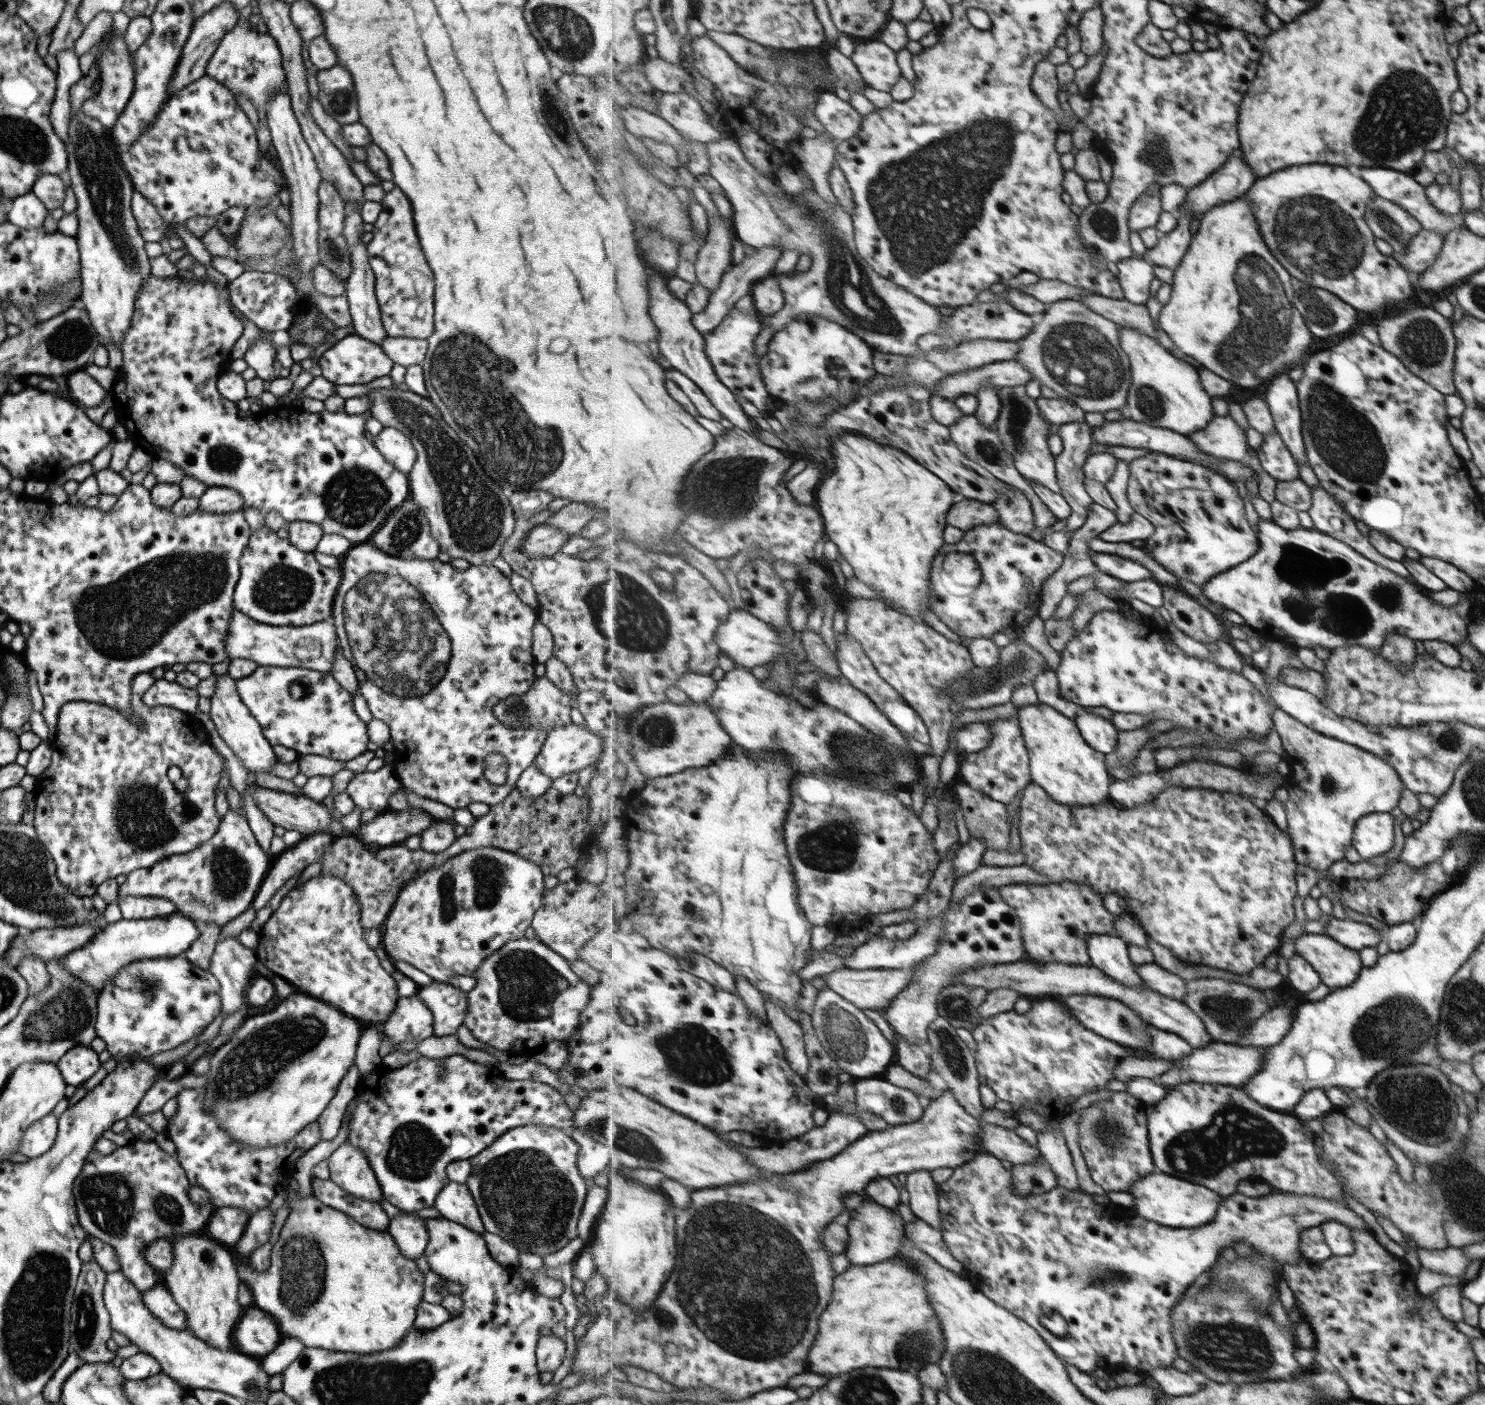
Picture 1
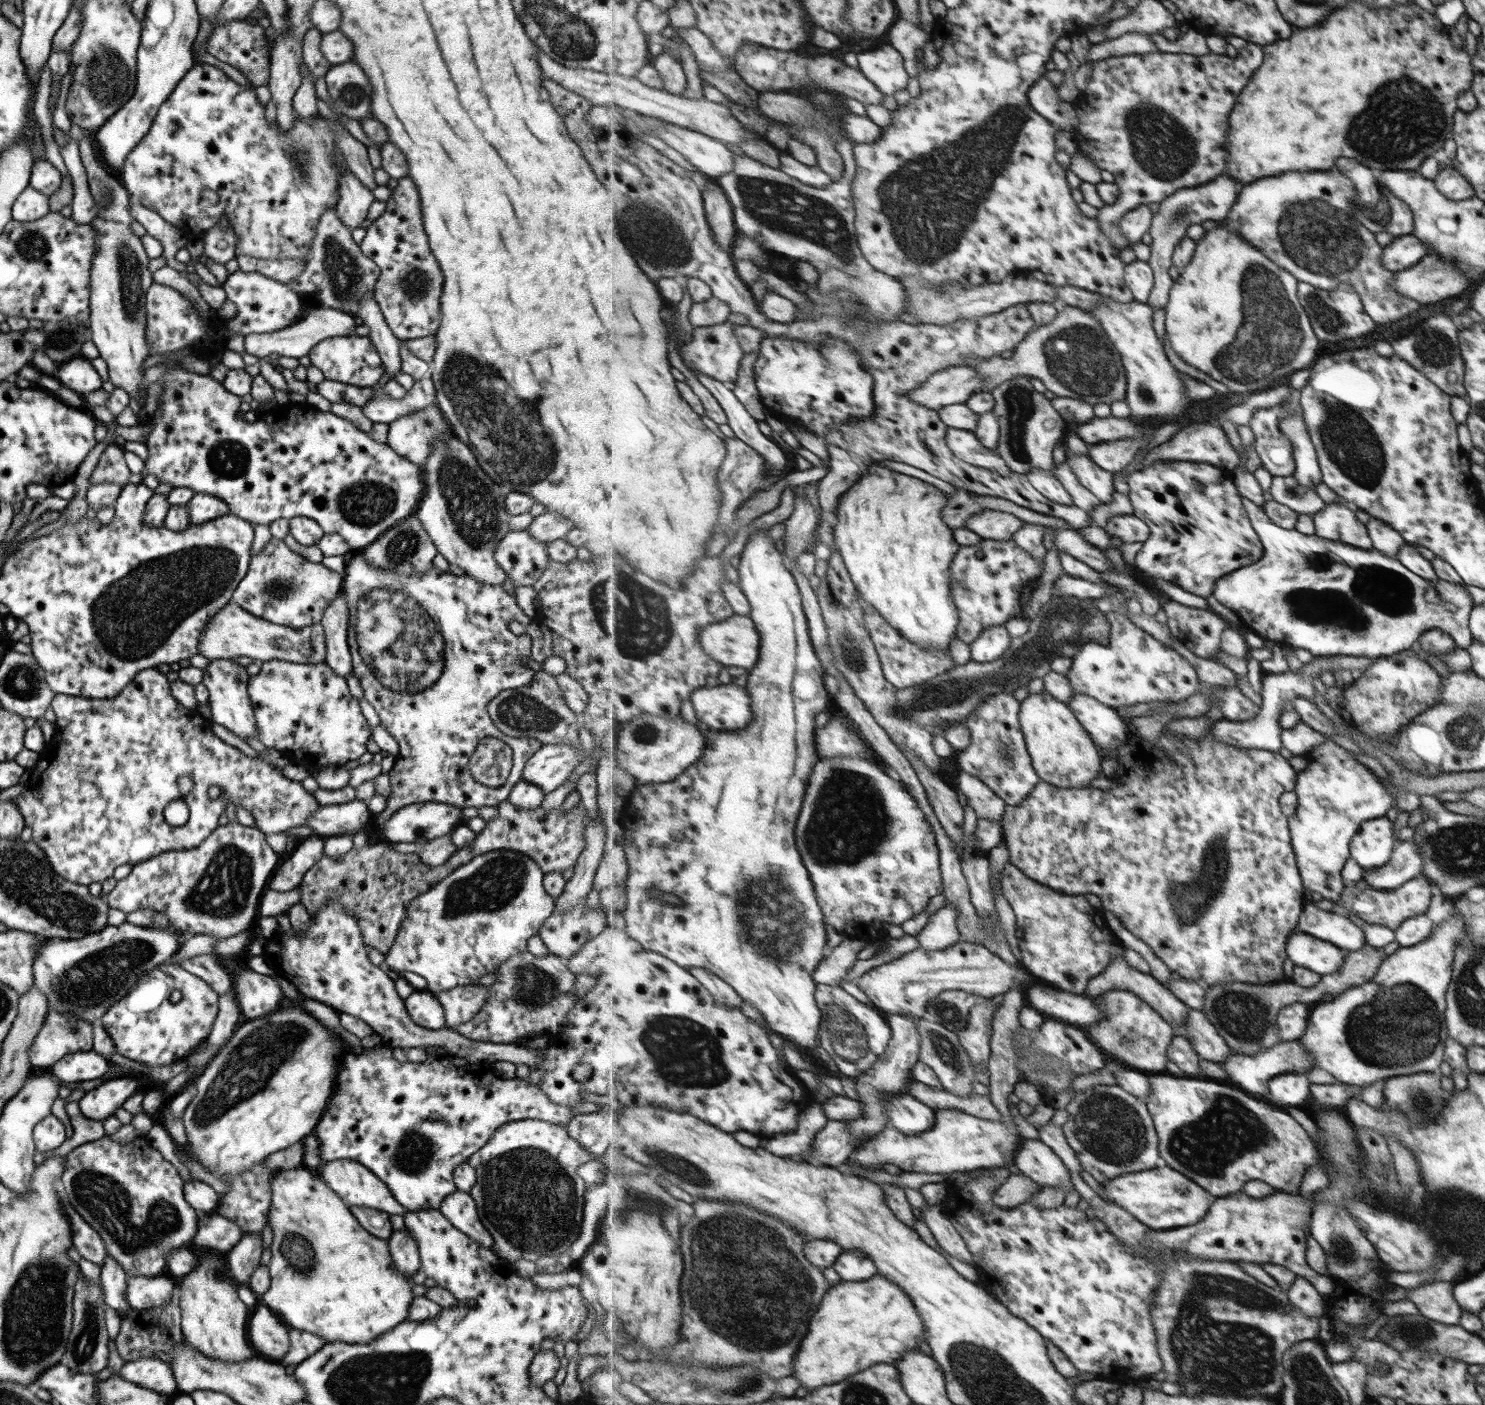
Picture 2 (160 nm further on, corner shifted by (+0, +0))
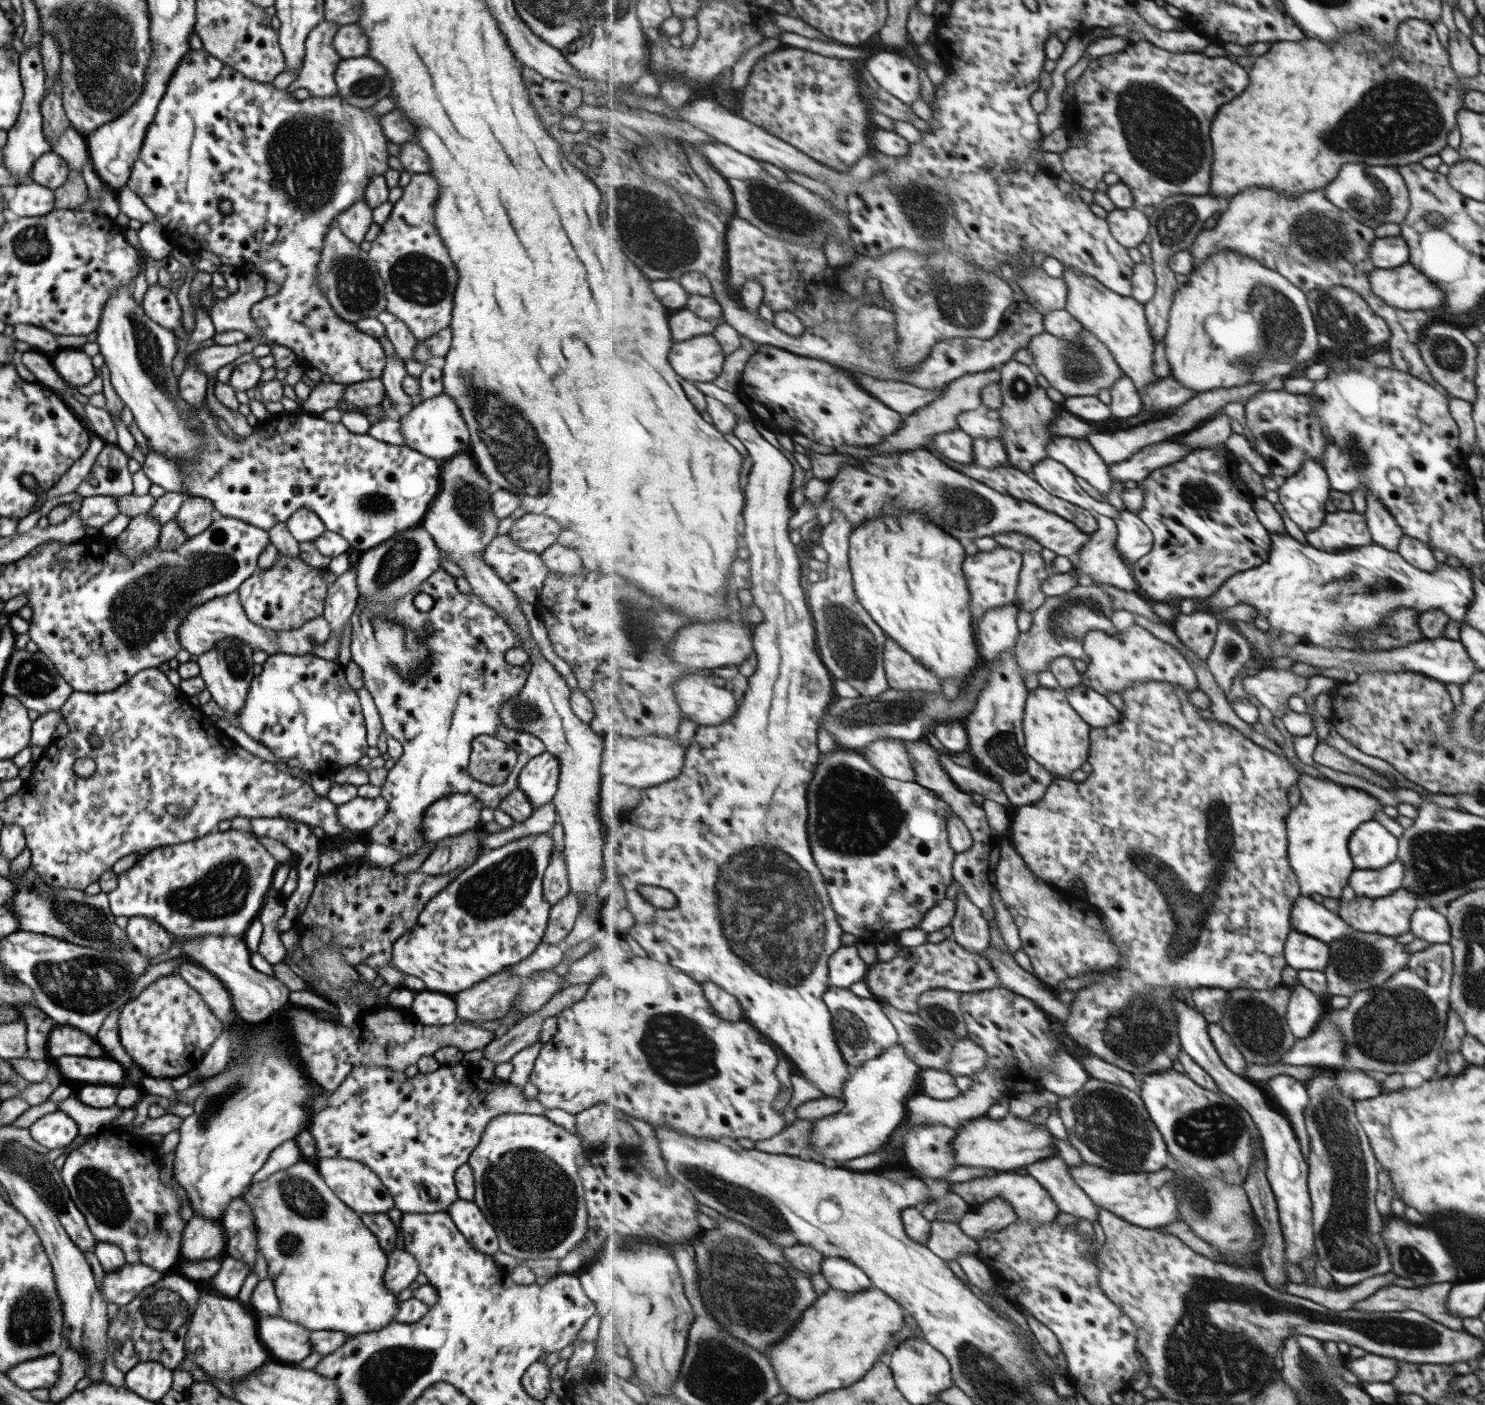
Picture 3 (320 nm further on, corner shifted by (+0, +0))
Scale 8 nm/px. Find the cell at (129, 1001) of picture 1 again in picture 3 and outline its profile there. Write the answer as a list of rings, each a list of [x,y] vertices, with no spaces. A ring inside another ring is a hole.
[[[176,972],[156,978],[141,990],[135,999],[125,1002],[117,1024],[121,1046],[144,1076],[153,1078],[191,1075],[222,1031],[222,1024],[215,1019],[215,1015],[211,1014],[201,995]]]

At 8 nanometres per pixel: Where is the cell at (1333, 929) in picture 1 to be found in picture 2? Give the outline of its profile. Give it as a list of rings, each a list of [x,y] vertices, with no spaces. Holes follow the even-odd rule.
[[[1313,903],[1307,904],[1305,913],[1298,920],[1298,933],[1304,933],[1324,942],[1333,943],[1343,951],[1353,952],[1365,944],[1362,930],[1345,916],[1323,912]]]

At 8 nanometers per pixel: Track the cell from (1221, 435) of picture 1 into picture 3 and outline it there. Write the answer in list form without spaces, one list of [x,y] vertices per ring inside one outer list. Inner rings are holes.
[[[1183,440],[1178,443],[1162,441],[1142,448],[1135,456],[1117,464],[1111,464],[1111,477],[1115,482],[1134,480],[1137,484],[1147,479],[1155,470],[1181,462],[1185,456],[1197,452],[1198,448],[1183,445]]]

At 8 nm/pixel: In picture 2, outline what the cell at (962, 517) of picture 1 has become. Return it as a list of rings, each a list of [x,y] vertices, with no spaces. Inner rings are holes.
[[[984,509],[968,520],[967,528],[983,539],[1011,541],[1023,529],[1023,520],[997,510]]]

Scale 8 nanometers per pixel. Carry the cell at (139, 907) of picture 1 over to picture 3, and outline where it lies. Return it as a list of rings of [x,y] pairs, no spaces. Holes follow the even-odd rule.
[[[129,917],[124,929],[127,940],[143,957],[153,958],[169,950],[172,937],[160,924],[144,917]]]

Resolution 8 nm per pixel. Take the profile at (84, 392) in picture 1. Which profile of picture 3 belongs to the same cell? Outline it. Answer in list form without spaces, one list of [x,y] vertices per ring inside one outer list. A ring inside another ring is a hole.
[[[72,348],[59,349],[51,361],[57,374],[74,387],[83,386],[95,378],[95,369],[91,365],[90,356]]]

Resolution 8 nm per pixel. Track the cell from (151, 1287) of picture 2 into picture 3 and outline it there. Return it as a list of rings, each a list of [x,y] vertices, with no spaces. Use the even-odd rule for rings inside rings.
[[[127,1262],[121,1268],[110,1273],[103,1272],[101,1292],[106,1302],[123,1306],[131,1302],[143,1288],[157,1282],[164,1274],[144,1264],[129,1265]]]

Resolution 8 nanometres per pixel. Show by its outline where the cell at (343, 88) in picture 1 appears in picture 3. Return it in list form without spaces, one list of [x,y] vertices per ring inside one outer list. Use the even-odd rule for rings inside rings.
[[[367,56],[341,59],[333,78],[340,97],[364,109],[388,96],[392,85],[384,66]]]

